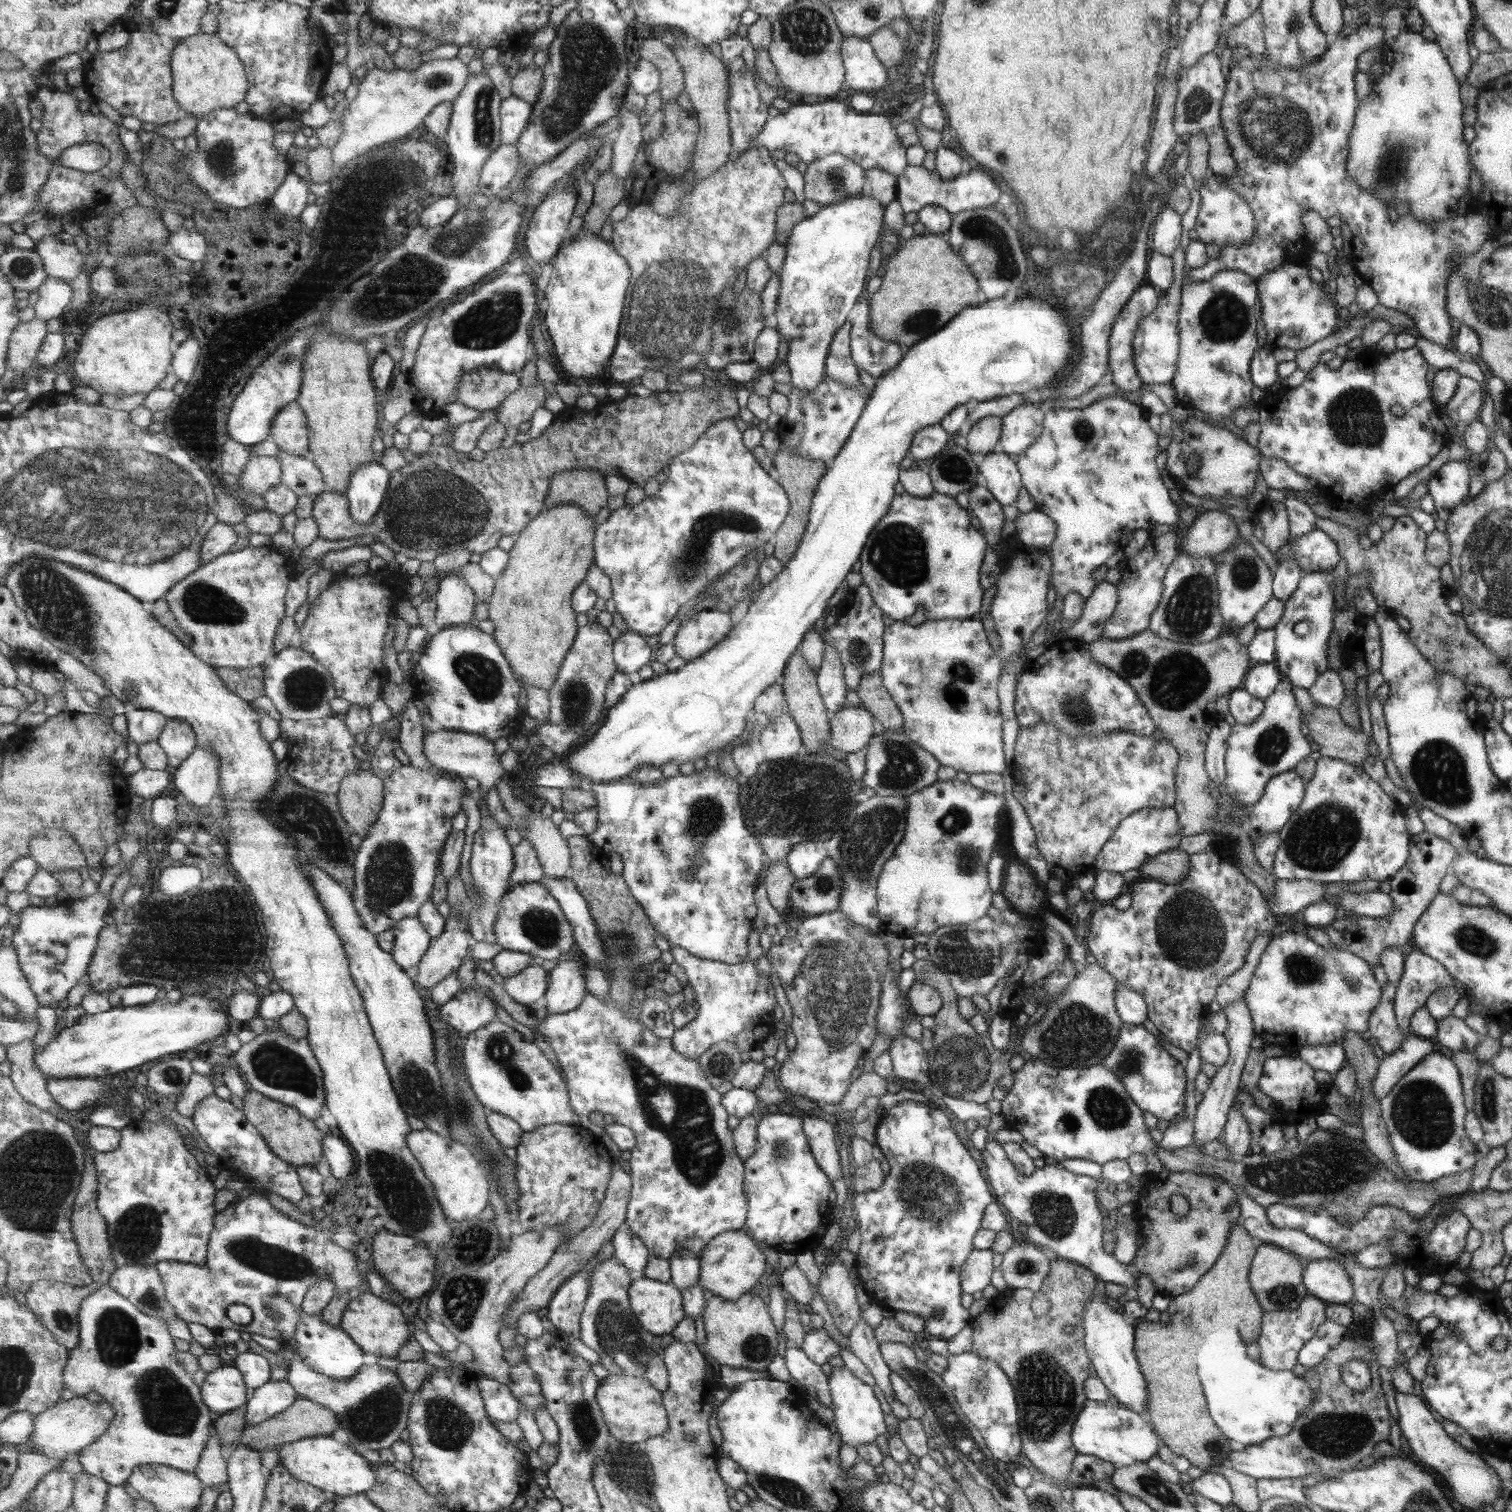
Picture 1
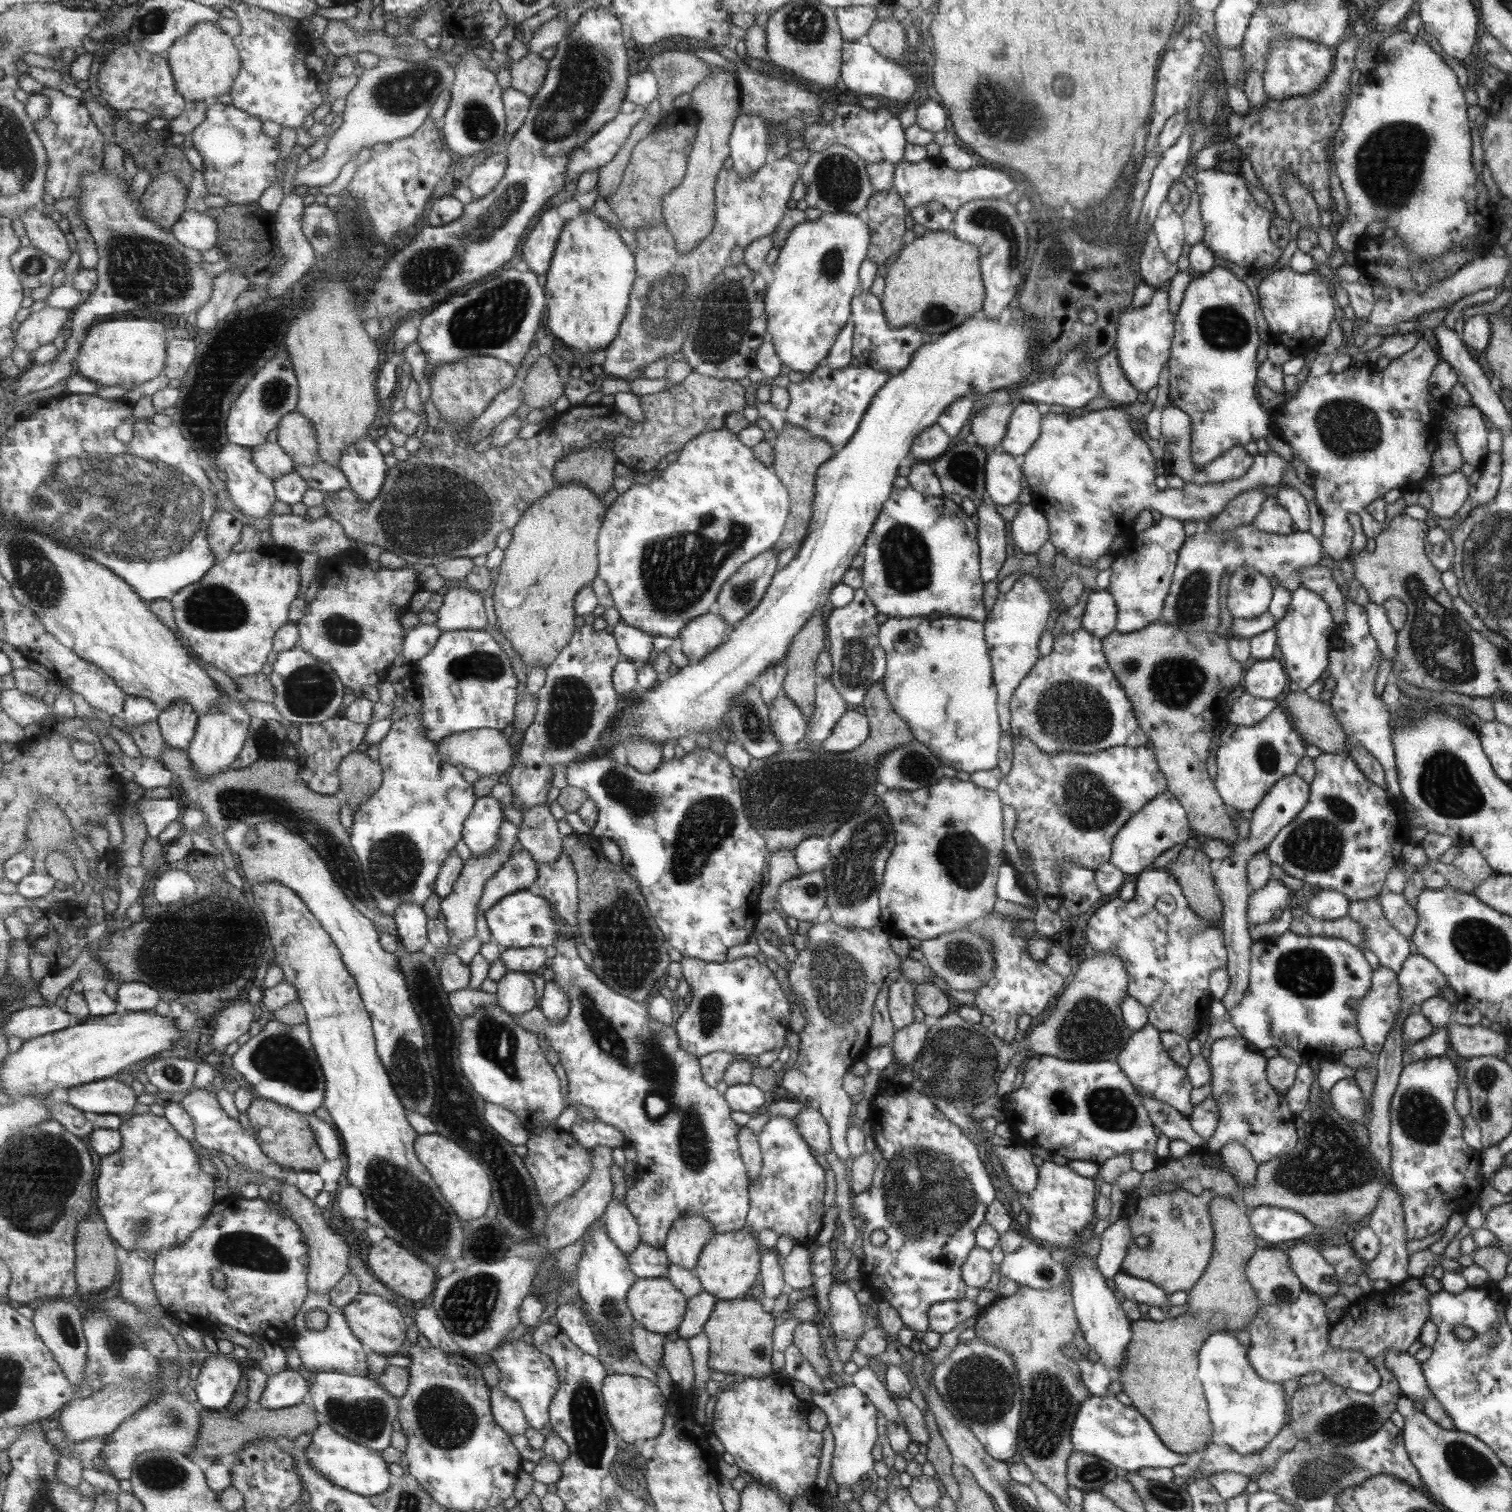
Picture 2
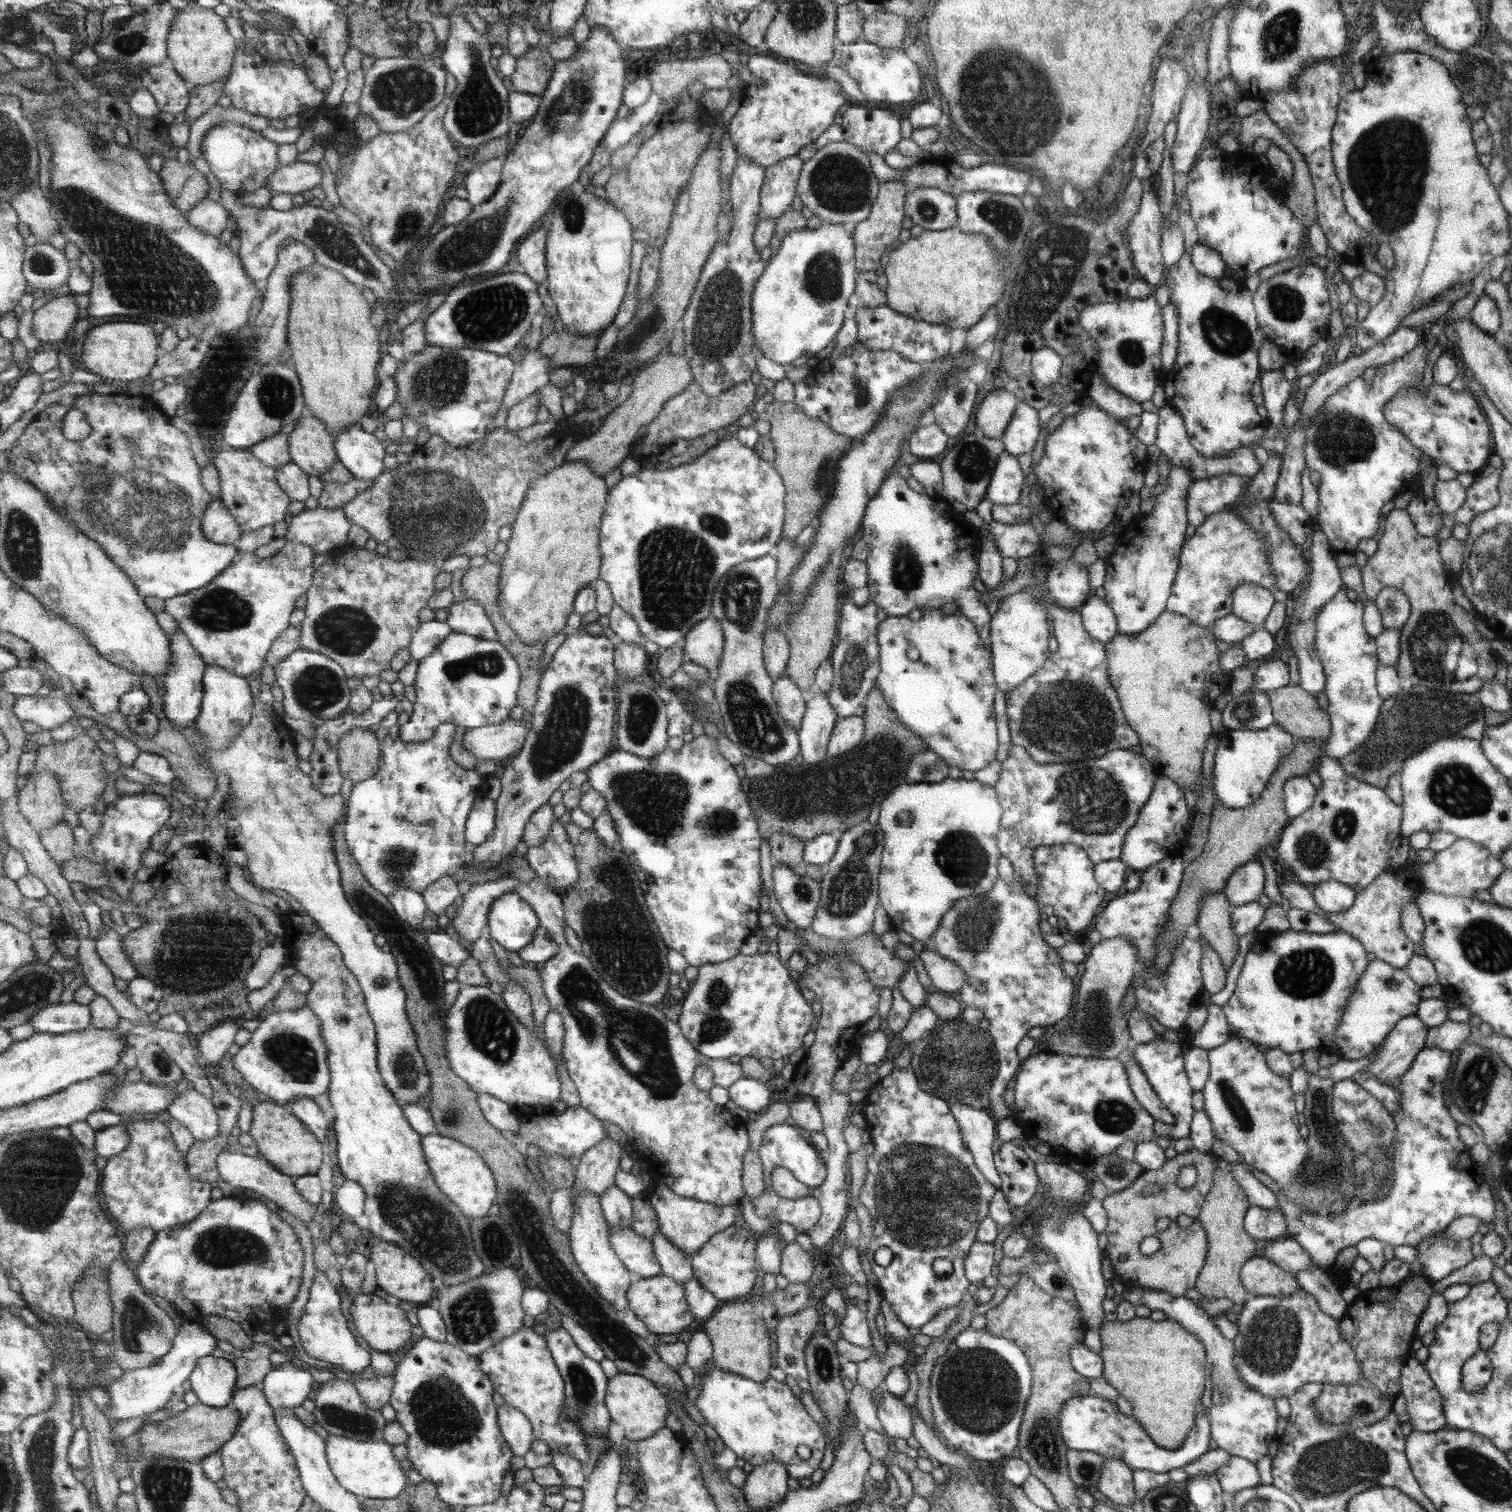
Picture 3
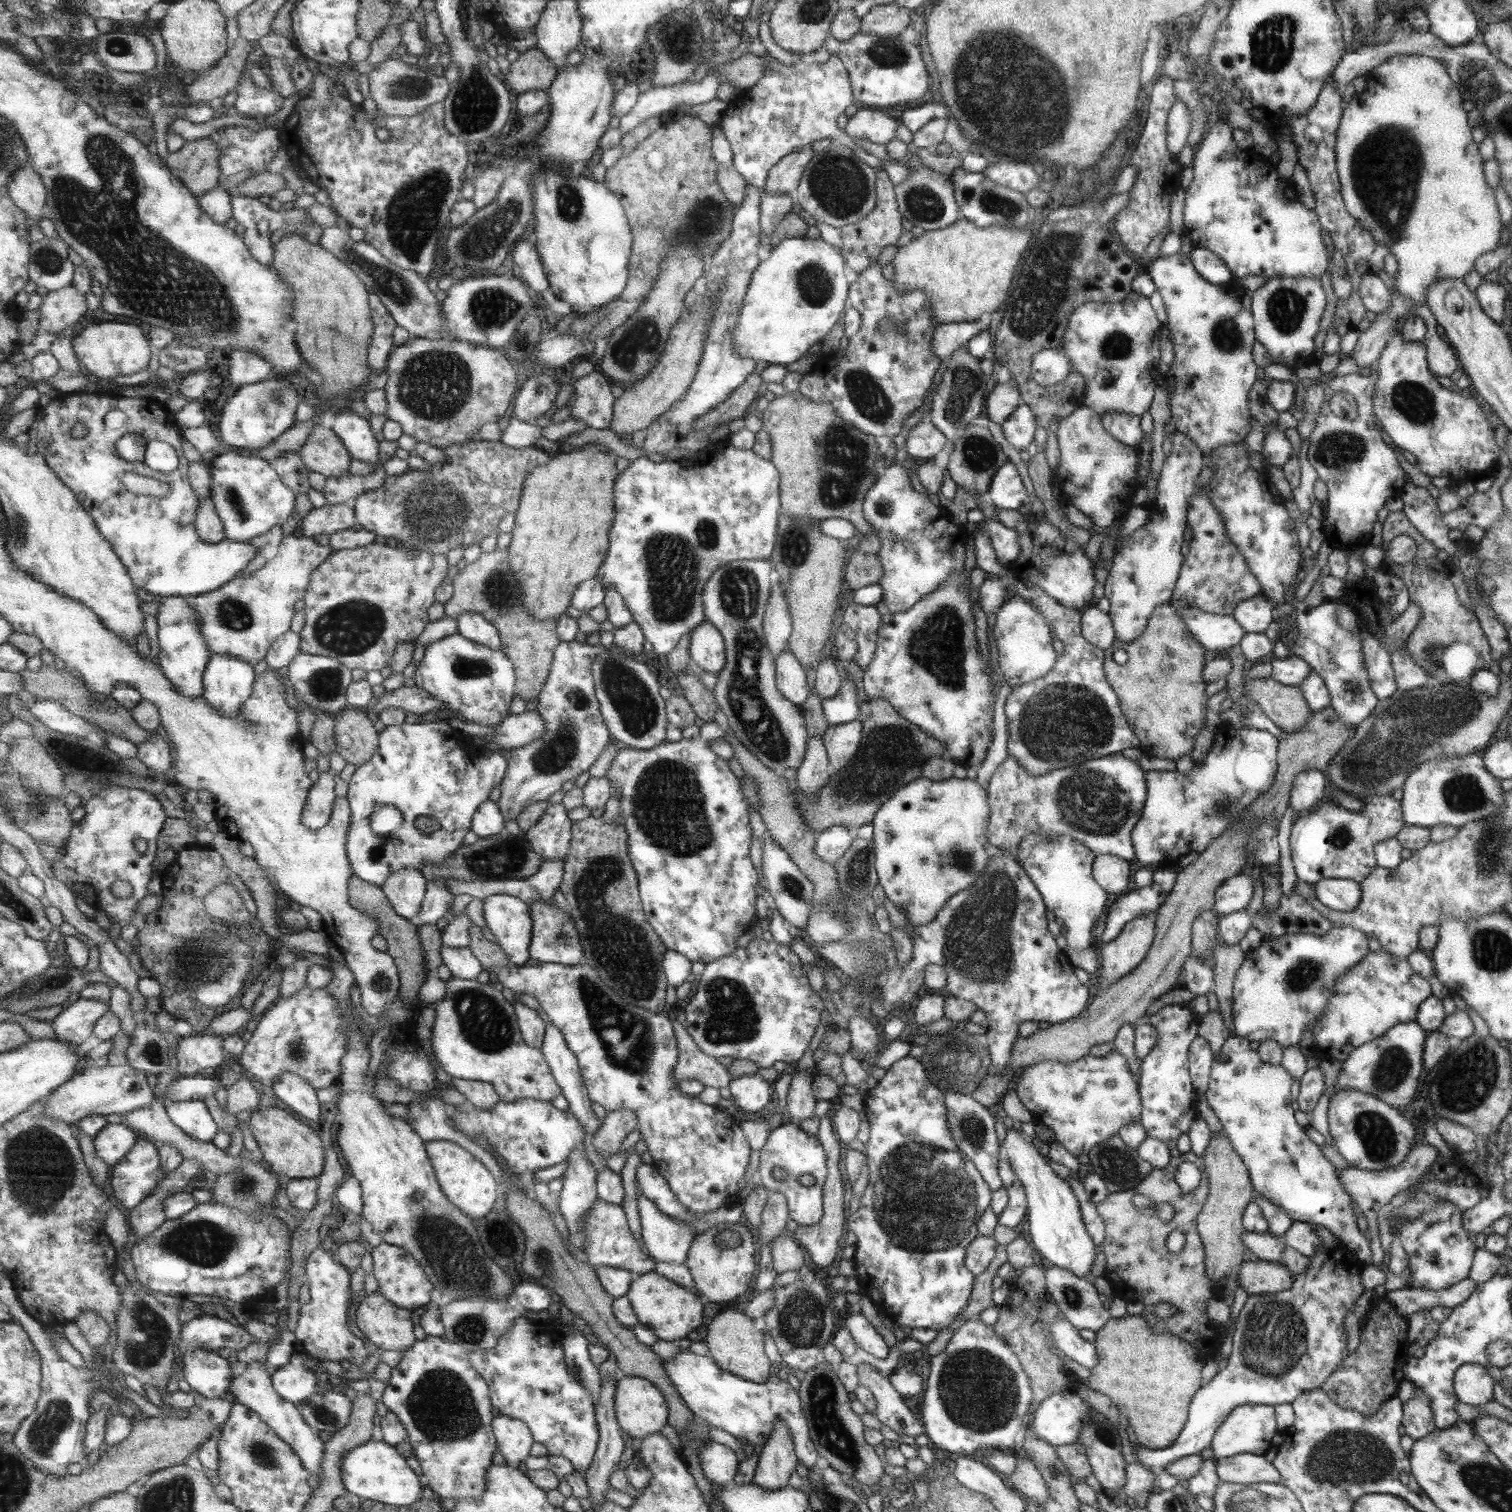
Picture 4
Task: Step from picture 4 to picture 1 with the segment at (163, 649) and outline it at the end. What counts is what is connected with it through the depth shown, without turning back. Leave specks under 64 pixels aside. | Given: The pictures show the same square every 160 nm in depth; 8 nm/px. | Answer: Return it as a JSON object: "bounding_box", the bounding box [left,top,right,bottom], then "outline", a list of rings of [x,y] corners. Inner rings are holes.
{"bounding_box":[159,718,198,769],"outline":[[[179,718],[168,720],[159,741],[161,748],[167,753],[170,764],[175,769],[186,762],[198,747],[198,740],[193,727]]]}

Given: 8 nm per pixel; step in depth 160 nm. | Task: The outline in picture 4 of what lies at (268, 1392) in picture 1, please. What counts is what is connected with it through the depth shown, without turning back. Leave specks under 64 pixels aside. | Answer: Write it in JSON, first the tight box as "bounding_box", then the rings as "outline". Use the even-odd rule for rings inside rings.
{"bounding_box":[273,1361,317,1406],"outline":[[[293,1361],[274,1370],[273,1385],[283,1399],[299,1406],[317,1395],[317,1376],[305,1364]]]}

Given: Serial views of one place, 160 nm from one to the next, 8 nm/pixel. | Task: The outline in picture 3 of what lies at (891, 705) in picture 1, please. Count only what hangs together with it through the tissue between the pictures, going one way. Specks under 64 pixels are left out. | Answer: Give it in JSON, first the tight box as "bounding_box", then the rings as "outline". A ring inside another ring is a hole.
{"bounding_box":[743,689,928,843],"outline":[[[879,689],[870,691],[860,715],[865,721],[865,734],[843,754],[825,756],[816,763],[791,759],[789,763],[776,765],[744,757],[743,788],[747,788],[747,800],[751,800],[751,808],[755,808],[755,816],[759,816],[763,840],[768,842],[770,836],[778,832],[790,834],[804,843],[817,835],[838,835],[861,823],[873,806],[880,806],[891,790],[904,782],[907,761],[928,749],[925,741],[902,724]]]}

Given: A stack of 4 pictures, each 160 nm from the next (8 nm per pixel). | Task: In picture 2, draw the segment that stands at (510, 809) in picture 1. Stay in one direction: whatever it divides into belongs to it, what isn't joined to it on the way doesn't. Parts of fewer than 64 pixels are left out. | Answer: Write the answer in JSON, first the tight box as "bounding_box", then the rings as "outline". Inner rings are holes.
{"bounding_box":[518,804,564,864],"outline":[[[545,804],[520,811],[523,820],[518,840],[522,848],[527,849],[539,864],[557,862],[564,853],[564,834],[559,832],[559,820]]]}

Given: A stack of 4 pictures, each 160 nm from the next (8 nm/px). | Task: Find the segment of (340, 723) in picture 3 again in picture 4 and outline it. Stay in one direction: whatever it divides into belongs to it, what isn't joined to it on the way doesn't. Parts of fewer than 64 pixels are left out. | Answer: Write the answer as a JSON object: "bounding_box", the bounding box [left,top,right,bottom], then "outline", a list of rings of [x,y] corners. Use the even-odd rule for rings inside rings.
{"bounding_box":[302,685,447,829],"outline":[[[404,685],[391,692],[387,691],[385,696],[375,701],[372,709],[378,716],[381,712],[385,712],[387,708],[391,708],[391,706],[416,715],[431,712],[431,710],[447,709],[445,703],[437,701],[426,690],[418,686],[407,687]],[[329,769],[320,774],[311,787],[306,812],[304,812],[302,818],[303,824],[306,824],[309,828],[318,829],[330,822],[333,803],[338,797],[336,788],[335,773]]]}

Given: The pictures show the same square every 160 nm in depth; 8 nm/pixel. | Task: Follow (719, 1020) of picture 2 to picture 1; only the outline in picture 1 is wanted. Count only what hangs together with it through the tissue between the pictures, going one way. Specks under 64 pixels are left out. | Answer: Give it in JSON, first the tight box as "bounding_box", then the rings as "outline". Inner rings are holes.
{"bounding_box":[670,942,773,1060],"outline":[[[673,942],[670,944],[674,961],[684,969],[695,994],[695,1018],[677,1030],[672,1039],[679,1054],[695,1060],[719,1040],[733,1042],[737,1049],[743,1052],[753,1049],[767,1034],[773,1033],[773,990],[769,979],[757,975],[753,961],[746,959],[741,963],[729,965],[713,960],[701,960],[686,948],[675,946]]]}

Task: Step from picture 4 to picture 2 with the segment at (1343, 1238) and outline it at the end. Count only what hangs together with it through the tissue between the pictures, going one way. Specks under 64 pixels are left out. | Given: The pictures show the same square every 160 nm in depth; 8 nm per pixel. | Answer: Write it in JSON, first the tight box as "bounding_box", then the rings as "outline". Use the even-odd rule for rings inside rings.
{"bounding_box":[1206,1037,1298,1165],"outline":[[[1240,1037],[1215,1040],[1209,1046],[1208,1058],[1212,1076],[1210,1094],[1216,1100],[1219,1118],[1214,1134],[1206,1140],[1207,1152],[1218,1152],[1227,1143],[1239,1141],[1251,1153],[1258,1165],[1290,1151],[1296,1145],[1295,1142],[1298,1142],[1297,1136],[1295,1136],[1295,1126],[1293,1126],[1293,1120],[1296,1120],[1296,1117],[1289,1112],[1284,1095],[1280,1094],[1280,1092],[1275,1092],[1270,1087],[1270,1083],[1266,1079],[1266,1058],[1261,1053],[1251,1050],[1250,1045]]]}

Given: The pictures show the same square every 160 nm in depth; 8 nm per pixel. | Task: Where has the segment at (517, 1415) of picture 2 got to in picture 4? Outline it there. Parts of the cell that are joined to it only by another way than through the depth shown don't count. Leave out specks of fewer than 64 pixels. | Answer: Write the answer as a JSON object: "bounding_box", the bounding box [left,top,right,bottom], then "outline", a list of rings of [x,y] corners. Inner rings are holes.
{"bounding_box":[493,1414,536,1468],"outline":[[[500,1414],[493,1420],[493,1429],[498,1451],[507,1464],[517,1468],[529,1458],[536,1441],[532,1430],[523,1420]]]}

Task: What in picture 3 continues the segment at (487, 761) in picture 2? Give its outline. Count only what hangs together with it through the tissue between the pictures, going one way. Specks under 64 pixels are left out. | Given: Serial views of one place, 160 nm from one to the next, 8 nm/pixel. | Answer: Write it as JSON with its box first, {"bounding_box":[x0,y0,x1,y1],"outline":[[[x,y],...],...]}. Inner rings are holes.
{"bounding_box":[462,719,530,763],"outline":[[[509,719],[498,725],[466,729],[462,736],[462,745],[479,760],[498,763],[524,747],[530,728],[529,723]]]}

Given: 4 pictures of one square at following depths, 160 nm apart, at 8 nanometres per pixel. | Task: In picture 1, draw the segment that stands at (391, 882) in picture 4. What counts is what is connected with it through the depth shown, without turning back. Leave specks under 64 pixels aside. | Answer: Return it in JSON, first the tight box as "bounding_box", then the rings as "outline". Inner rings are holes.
{"bounding_box":[391,918,433,971],"outline":[[[407,918],[395,926],[395,947],[391,954],[403,971],[419,966],[433,938],[419,918]]]}

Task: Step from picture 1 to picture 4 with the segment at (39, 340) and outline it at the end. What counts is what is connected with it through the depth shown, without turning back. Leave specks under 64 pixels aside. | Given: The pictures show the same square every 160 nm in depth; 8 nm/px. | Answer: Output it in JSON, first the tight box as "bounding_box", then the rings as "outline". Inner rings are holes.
{"bounding_box":[39,285,87,334],"outline":[[[73,285],[49,291],[39,306],[39,326],[47,333],[59,334],[65,328],[78,324],[87,308],[86,293],[79,292]]]}

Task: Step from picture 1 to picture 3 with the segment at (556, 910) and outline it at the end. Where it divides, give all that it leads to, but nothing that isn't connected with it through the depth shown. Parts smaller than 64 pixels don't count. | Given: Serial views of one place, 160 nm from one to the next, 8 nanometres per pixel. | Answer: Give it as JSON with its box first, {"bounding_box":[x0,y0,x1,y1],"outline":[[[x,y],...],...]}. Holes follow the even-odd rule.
{"bounding_box":[488,892,541,953],"outline":[[[515,892],[498,898],[491,908],[488,922],[490,937],[506,950],[517,953],[533,943],[541,926],[531,904]]]}

